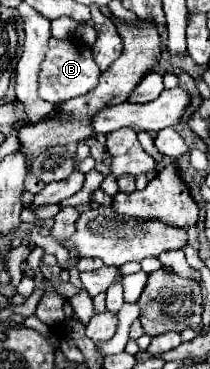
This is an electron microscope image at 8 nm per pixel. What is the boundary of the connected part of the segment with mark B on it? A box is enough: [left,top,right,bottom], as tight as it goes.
[39,37,101,105]

